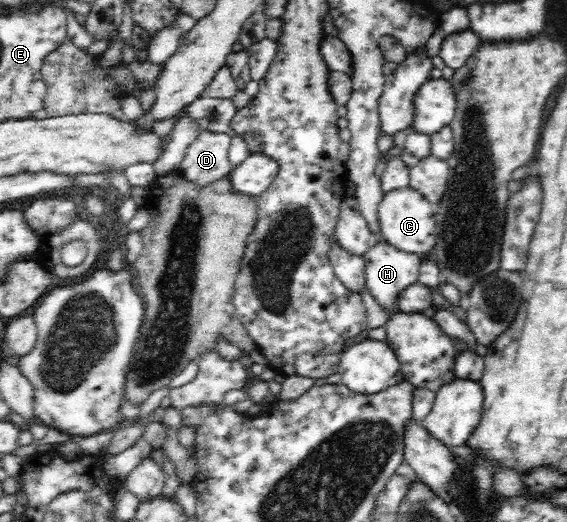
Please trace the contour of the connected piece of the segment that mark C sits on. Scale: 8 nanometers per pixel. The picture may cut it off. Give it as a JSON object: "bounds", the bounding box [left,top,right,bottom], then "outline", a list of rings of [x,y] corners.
{"bounds":[378,185,436,259],"outline":[[[408,185],[384,193],[378,205],[378,218],[381,238],[404,252],[414,253],[421,259],[428,257],[436,244],[435,204],[426,199],[423,193]]]}

